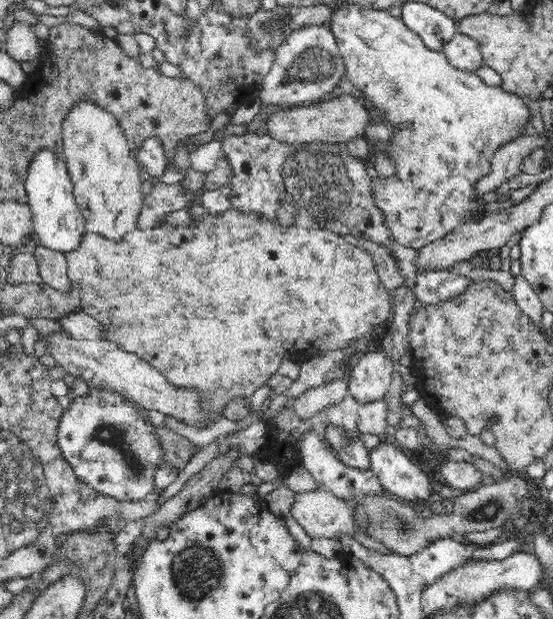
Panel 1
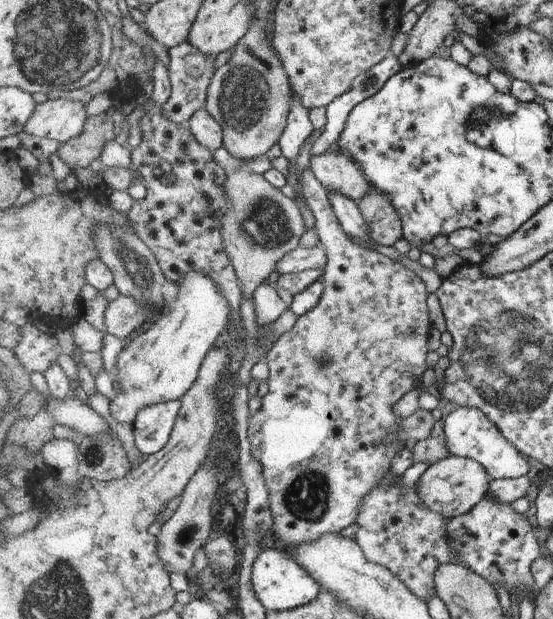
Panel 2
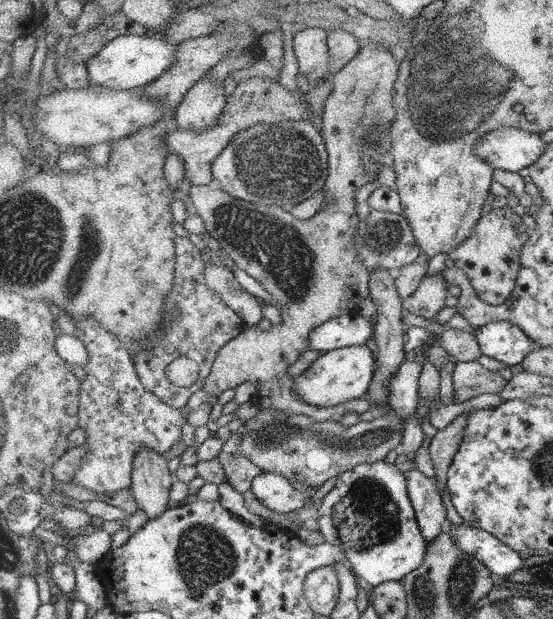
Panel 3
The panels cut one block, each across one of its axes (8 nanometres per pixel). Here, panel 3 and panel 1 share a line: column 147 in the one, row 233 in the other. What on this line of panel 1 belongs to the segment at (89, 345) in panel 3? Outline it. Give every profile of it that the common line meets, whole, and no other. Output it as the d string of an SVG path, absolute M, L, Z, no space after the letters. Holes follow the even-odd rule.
M348 6L348 8L342 8L332 18L329 26L337 39L337 45L342 56L342 63L345 69L342 78L343 85L352 84L352 93L362 100L368 100L368 104L376 112L379 122L382 122L386 128L390 128L390 138L386 142L388 145L387 156L391 158L391 163L394 164L394 174L384 176L384 174L378 173L376 176L369 176L367 180L371 206L381 214L381 223L388 229L388 241L398 247L416 250L422 248L428 242L434 242L434 240L447 236L451 230L462 226L462 224L478 222L482 218L482 214L484 214L485 203L482 191L478 188L480 180L486 178L492 172L492 158L506 144L526 136L528 134L528 126L530 126L530 122L536 116L536 111L532 112L532 107L530 108L528 98L508 91L508 89L500 85L488 86L475 74L475 71L456 68L453 64L450 64L450 61L442 51L429 48L419 34L404 23L402 18L392 17L388 12L362 8L361 6Z

